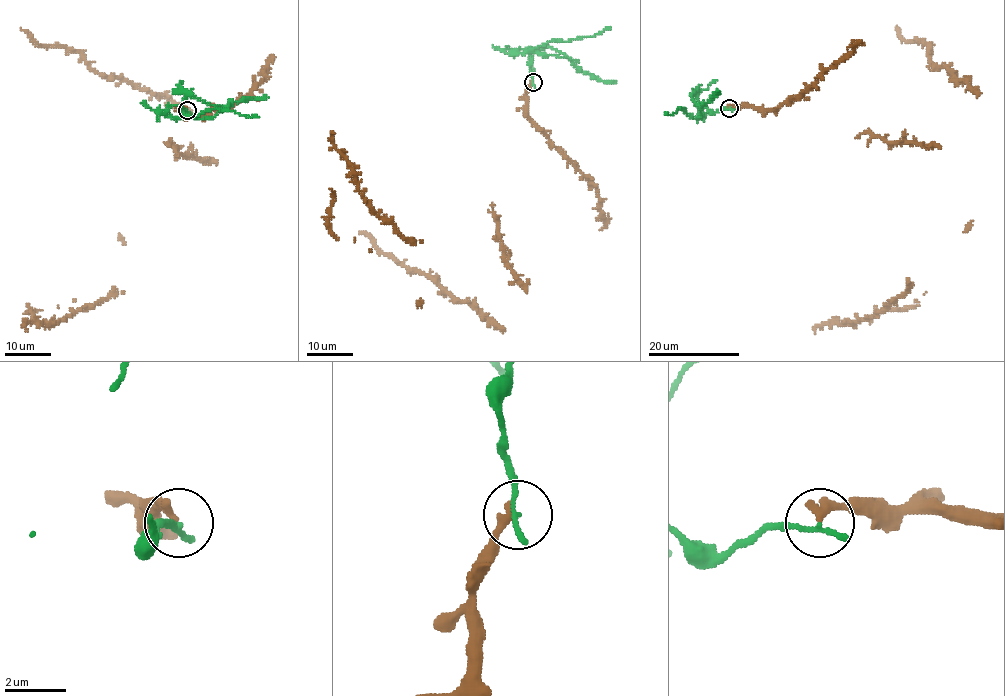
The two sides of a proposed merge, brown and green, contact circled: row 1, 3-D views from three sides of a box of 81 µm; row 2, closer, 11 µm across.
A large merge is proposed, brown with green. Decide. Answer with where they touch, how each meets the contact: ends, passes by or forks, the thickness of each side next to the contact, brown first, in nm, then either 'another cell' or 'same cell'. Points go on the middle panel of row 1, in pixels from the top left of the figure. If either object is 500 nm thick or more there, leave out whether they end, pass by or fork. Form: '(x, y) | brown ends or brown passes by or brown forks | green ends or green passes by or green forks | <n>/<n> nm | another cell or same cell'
(533, 82) | brown ends | green ends | 320/200 nm | another cell

